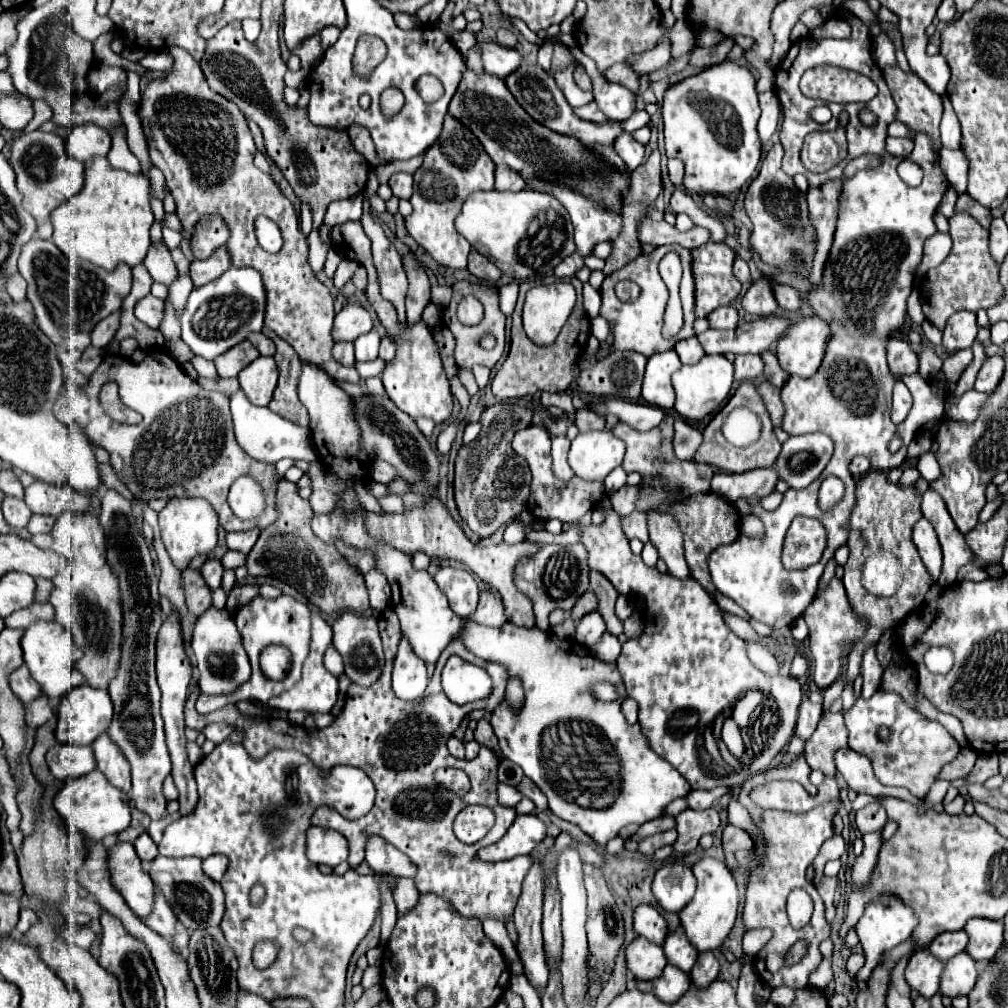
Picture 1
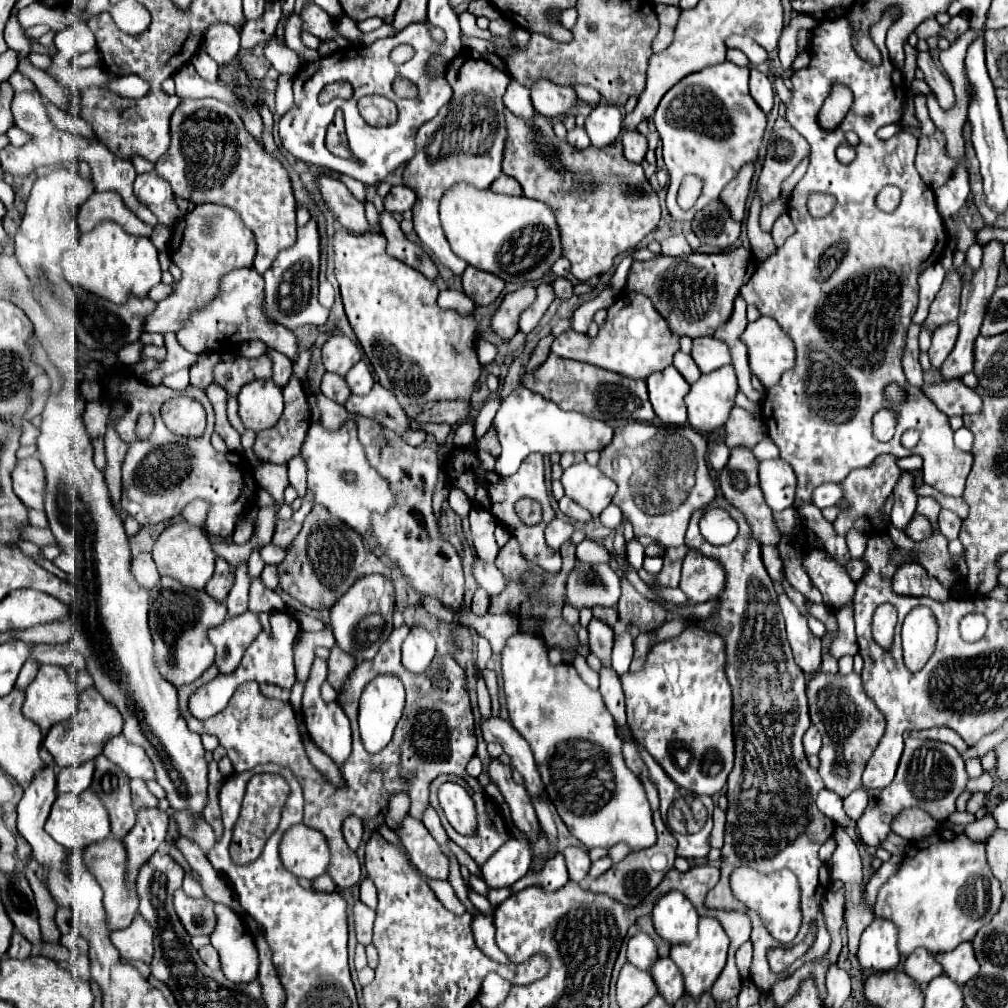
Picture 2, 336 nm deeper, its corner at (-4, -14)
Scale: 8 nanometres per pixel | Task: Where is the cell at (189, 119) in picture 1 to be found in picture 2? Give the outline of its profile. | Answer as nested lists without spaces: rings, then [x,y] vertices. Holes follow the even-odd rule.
[[[197,99],[197,101],[181,101],[171,117],[171,145],[167,155],[155,163],[155,171],[171,183],[187,183],[183,187],[191,189],[189,199],[199,203],[221,203],[225,207],[233,207],[243,217],[243,223],[251,229],[257,241],[257,255],[253,267],[259,273],[265,273],[279,251],[293,247],[297,239],[295,225],[295,199],[291,191],[291,181],[285,167],[263,149],[263,145],[245,129],[237,111],[217,99]]]

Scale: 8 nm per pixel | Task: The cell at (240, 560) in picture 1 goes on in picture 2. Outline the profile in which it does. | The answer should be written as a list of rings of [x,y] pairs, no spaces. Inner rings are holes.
[[[265,545],[259,549],[259,553],[261,553],[261,559],[265,561],[265,565],[277,565],[285,557],[285,549],[275,547],[275,545]]]

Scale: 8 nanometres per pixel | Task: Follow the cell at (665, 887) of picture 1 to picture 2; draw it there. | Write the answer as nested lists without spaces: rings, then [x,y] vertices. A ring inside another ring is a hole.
[[[669,891],[653,907],[655,931],[671,945],[695,939],[697,919],[697,909],[679,891]]]

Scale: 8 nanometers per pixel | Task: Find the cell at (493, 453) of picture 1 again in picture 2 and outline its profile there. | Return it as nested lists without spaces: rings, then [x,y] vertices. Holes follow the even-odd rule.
[[[489,427],[489,431],[485,433],[485,437],[479,439],[477,445],[479,445],[479,449],[489,451],[493,457],[497,457],[501,453],[501,445],[499,445],[499,439],[497,439],[497,431],[493,431],[493,427]]]

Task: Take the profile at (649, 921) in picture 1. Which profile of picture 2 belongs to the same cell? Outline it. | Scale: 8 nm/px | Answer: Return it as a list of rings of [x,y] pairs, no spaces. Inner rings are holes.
[[[639,931],[637,935],[633,935],[627,943],[627,961],[633,963],[635,967],[641,967],[645,971],[649,971],[653,967],[653,963],[657,961],[657,945],[655,941],[645,935],[643,931]]]

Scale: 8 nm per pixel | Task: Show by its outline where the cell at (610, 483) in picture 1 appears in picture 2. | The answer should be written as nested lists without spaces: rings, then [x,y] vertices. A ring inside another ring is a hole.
[[[611,503],[611,505],[599,515],[599,519],[601,519],[601,523],[603,523],[605,527],[609,527],[609,529],[617,529],[619,523],[621,523],[621,509],[619,509],[617,505]]]

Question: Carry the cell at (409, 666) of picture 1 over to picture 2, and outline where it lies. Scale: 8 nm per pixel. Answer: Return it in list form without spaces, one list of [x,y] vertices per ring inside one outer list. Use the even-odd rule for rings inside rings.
[[[413,627],[403,643],[403,667],[415,675],[421,675],[429,669],[431,659],[435,657],[435,639],[423,627]]]

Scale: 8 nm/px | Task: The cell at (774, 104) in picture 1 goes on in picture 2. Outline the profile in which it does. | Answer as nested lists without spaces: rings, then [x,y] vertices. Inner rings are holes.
[[[751,67],[749,89],[751,89],[751,97],[753,97],[755,103],[761,107],[761,111],[763,111],[765,115],[769,115],[771,109],[773,109],[773,85],[771,85],[767,73]]]

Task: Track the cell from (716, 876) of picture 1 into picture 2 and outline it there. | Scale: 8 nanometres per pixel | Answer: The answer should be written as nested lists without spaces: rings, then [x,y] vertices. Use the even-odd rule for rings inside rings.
[[[699,917],[699,933],[691,943],[671,947],[671,959],[681,969],[683,979],[685,979],[685,991],[691,997],[699,999],[701,993],[711,989],[711,985],[715,983],[715,979],[719,977],[719,973],[725,967],[727,947],[729,947],[729,937],[725,935],[725,929],[721,927],[721,923],[717,923],[717,919],[713,919],[713,917]]]

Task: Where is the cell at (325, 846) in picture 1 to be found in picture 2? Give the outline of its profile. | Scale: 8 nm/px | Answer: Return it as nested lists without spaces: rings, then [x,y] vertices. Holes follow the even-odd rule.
[[[303,823],[293,825],[281,839],[281,861],[295,875],[303,879],[317,879],[327,873],[329,847],[327,839]]]

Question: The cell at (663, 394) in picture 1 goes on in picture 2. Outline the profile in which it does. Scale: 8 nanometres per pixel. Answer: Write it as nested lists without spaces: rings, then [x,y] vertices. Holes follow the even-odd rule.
[[[671,365],[647,377],[649,400],[653,403],[655,415],[667,425],[685,425],[687,409],[683,397],[689,391],[685,377]]]

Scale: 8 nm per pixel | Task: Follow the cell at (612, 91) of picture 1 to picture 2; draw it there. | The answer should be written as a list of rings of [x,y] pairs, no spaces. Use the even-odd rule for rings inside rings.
[[[597,105],[585,121],[591,145],[605,147],[611,145],[623,127],[623,113],[613,105]]]

